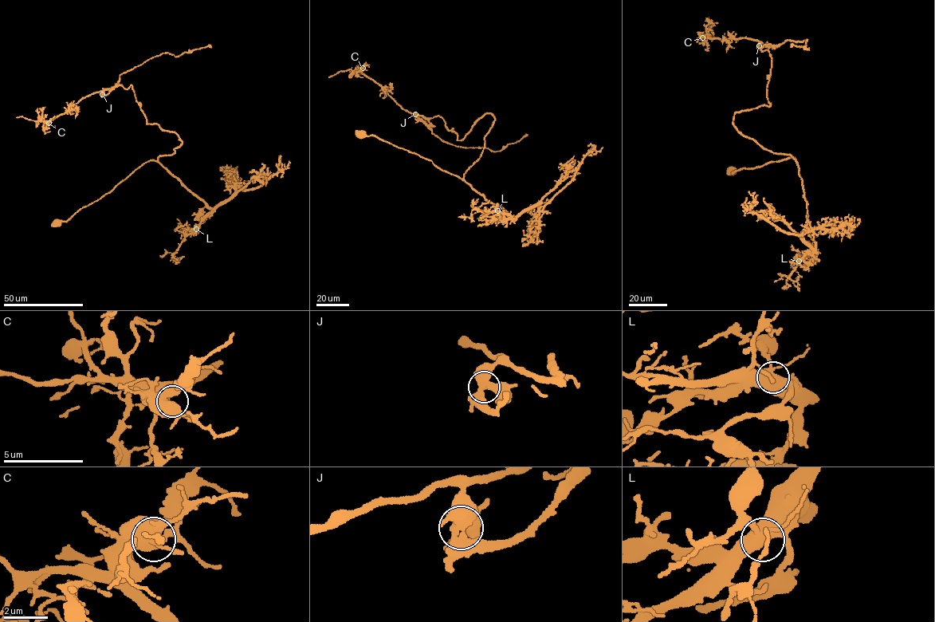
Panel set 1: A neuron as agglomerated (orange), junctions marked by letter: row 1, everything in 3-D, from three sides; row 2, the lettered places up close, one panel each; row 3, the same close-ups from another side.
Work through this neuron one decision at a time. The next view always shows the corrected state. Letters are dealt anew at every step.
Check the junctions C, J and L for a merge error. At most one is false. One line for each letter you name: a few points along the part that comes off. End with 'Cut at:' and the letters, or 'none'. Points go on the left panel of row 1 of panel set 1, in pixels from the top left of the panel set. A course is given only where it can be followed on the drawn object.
J: (102, 94), (103, 91), (114, 86), (120, 75), (153, 57), (163, 53), (178, 57), (184, 52), (211, 47)
Cut at: J

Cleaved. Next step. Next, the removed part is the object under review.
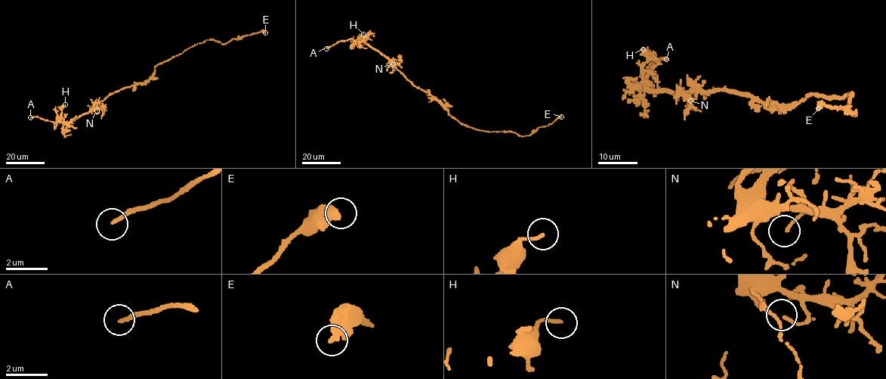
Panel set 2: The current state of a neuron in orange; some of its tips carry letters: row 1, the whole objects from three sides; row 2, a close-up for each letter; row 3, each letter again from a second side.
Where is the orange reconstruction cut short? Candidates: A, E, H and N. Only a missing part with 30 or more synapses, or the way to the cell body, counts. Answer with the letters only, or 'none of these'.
A

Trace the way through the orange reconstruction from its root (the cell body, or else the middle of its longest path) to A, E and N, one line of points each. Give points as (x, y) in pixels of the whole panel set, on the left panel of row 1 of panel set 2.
A: (149, 79), (109, 94), (89, 112), (70, 121), (52, 122), (36, 116), (30, 117)
E: (149, 79), (156, 65), (207, 40), (225, 44), (233, 38), (261, 31), (265, 32)
N: (149, 79), (109, 94), (95, 106), (99, 108), (97, 110)

